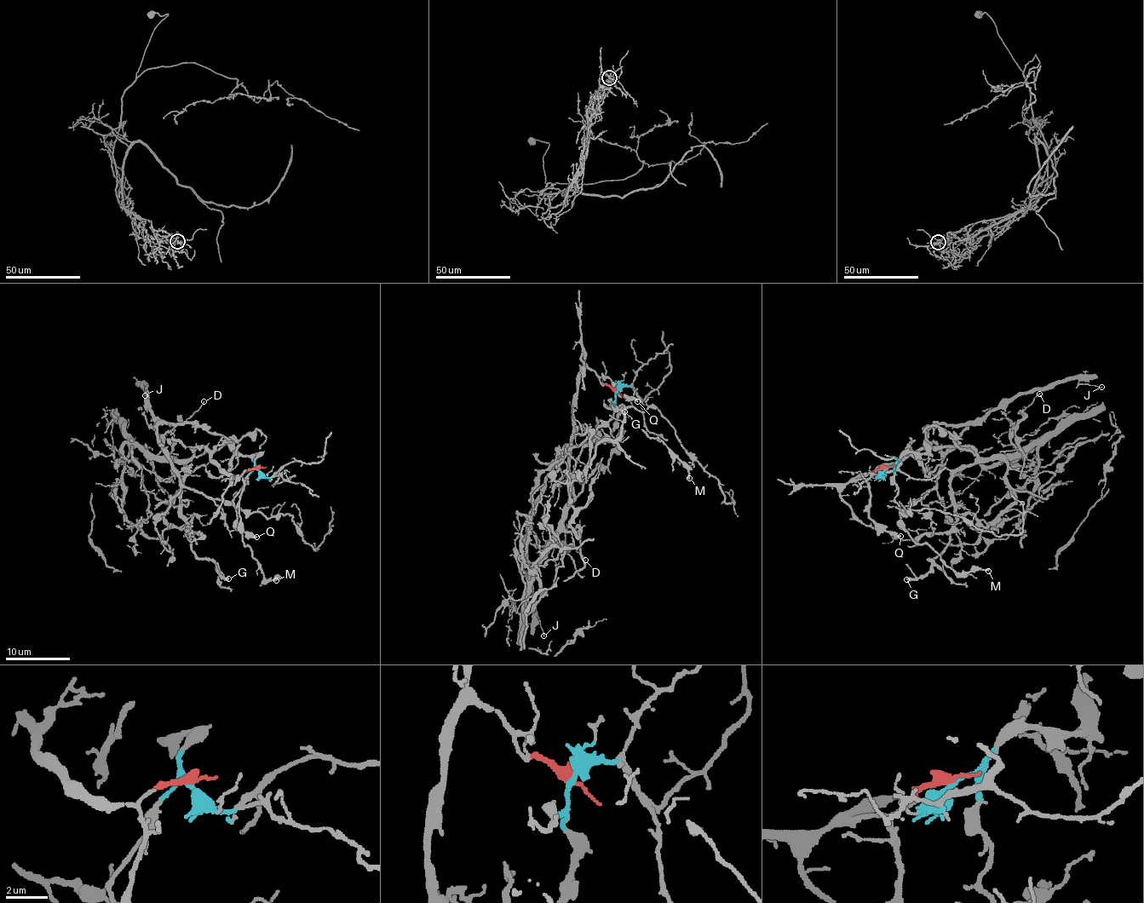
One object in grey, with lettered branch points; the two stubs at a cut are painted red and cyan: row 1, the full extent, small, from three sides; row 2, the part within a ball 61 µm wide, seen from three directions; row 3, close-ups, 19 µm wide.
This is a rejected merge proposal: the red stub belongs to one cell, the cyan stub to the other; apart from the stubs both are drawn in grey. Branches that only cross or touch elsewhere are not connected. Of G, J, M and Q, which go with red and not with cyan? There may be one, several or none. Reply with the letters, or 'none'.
G, Q

